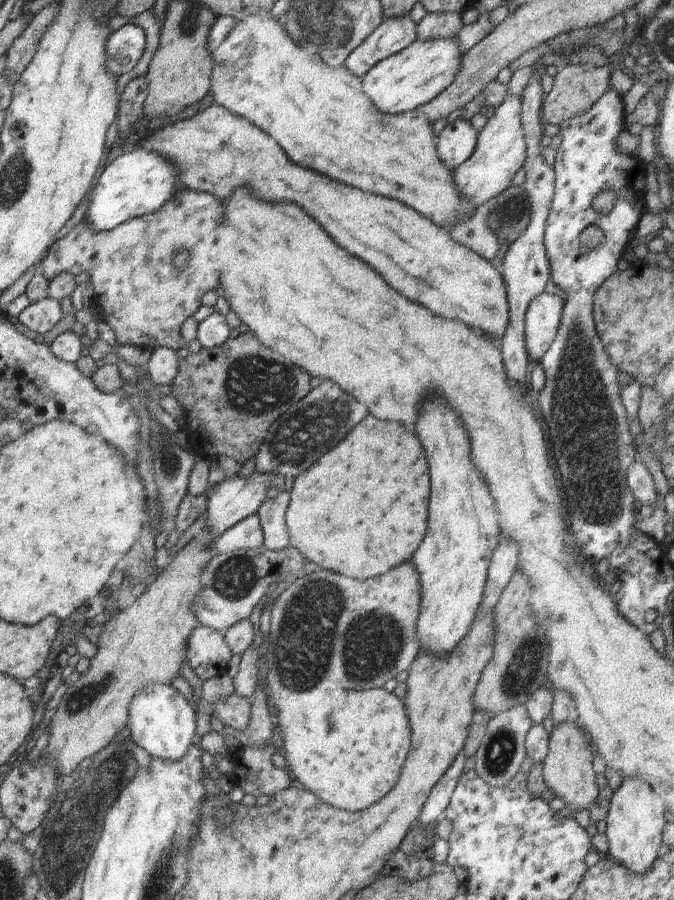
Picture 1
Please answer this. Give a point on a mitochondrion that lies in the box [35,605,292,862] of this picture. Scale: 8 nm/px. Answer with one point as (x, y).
(83, 698)

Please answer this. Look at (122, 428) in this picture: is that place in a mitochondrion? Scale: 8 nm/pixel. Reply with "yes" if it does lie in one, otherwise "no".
yes

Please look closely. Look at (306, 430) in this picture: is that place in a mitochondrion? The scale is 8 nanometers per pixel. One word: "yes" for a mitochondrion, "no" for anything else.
yes

